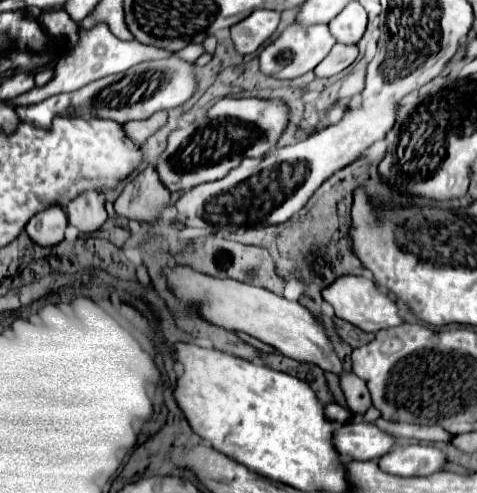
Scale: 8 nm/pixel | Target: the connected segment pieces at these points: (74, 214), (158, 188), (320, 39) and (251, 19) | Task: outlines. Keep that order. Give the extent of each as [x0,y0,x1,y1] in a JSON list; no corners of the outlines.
[[66,192,108,232],[114,166,170,222],[260,24,336,78],[230,10,280,56]]

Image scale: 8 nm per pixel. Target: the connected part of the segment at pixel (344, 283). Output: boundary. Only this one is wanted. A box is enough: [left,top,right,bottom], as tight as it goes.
[322,276,404,332]

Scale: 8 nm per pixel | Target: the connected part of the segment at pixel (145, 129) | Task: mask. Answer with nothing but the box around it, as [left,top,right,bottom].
[124,112,166,144]

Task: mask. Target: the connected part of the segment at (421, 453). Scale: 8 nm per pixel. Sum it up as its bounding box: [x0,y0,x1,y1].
[380,444,448,476]

